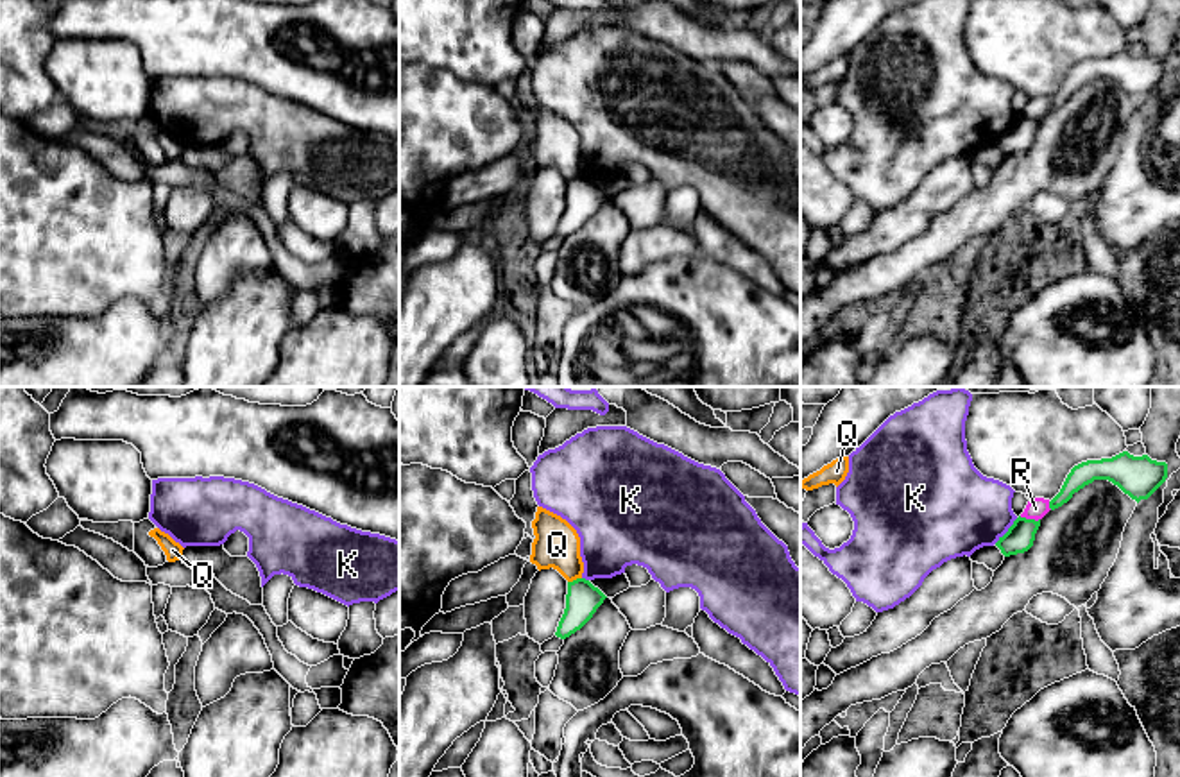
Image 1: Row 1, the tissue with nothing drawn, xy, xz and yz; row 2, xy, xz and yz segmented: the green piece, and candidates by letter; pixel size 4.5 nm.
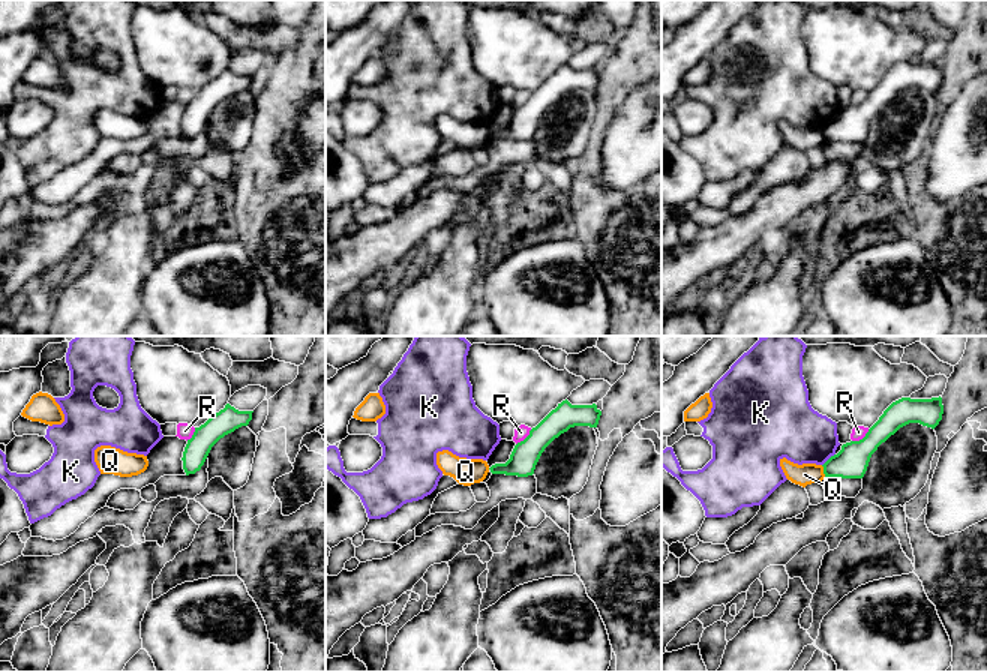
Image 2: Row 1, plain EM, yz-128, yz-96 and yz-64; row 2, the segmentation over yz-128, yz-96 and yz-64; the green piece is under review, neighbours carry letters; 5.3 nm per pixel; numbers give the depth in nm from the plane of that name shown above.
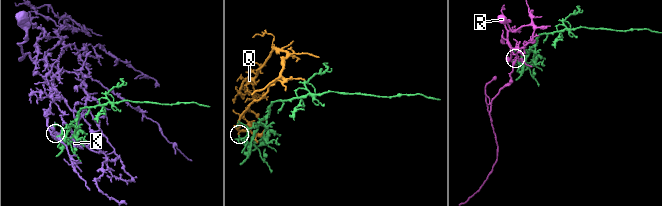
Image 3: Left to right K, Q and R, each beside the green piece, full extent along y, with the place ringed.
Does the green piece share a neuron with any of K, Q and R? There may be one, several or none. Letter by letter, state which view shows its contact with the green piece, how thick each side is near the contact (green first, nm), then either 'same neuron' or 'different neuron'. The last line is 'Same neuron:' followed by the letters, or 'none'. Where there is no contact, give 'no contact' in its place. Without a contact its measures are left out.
K: contact in yz; calibres 130 and 400 nm; different neuron
Q: contact in xz; calibres 150 and 200 nm; different neuron
R: contact in yz; calibres 130 and 90 nm; different neuron
Same neuron: none

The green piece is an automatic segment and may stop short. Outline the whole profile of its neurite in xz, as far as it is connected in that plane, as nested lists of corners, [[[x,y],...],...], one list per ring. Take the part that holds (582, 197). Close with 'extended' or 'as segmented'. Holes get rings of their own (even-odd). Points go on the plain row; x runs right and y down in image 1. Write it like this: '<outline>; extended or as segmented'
[[[586,177],[568,181],[566,208],[555,235],[566,238],[580,229],[605,197],[607,195]]]; as segmented

